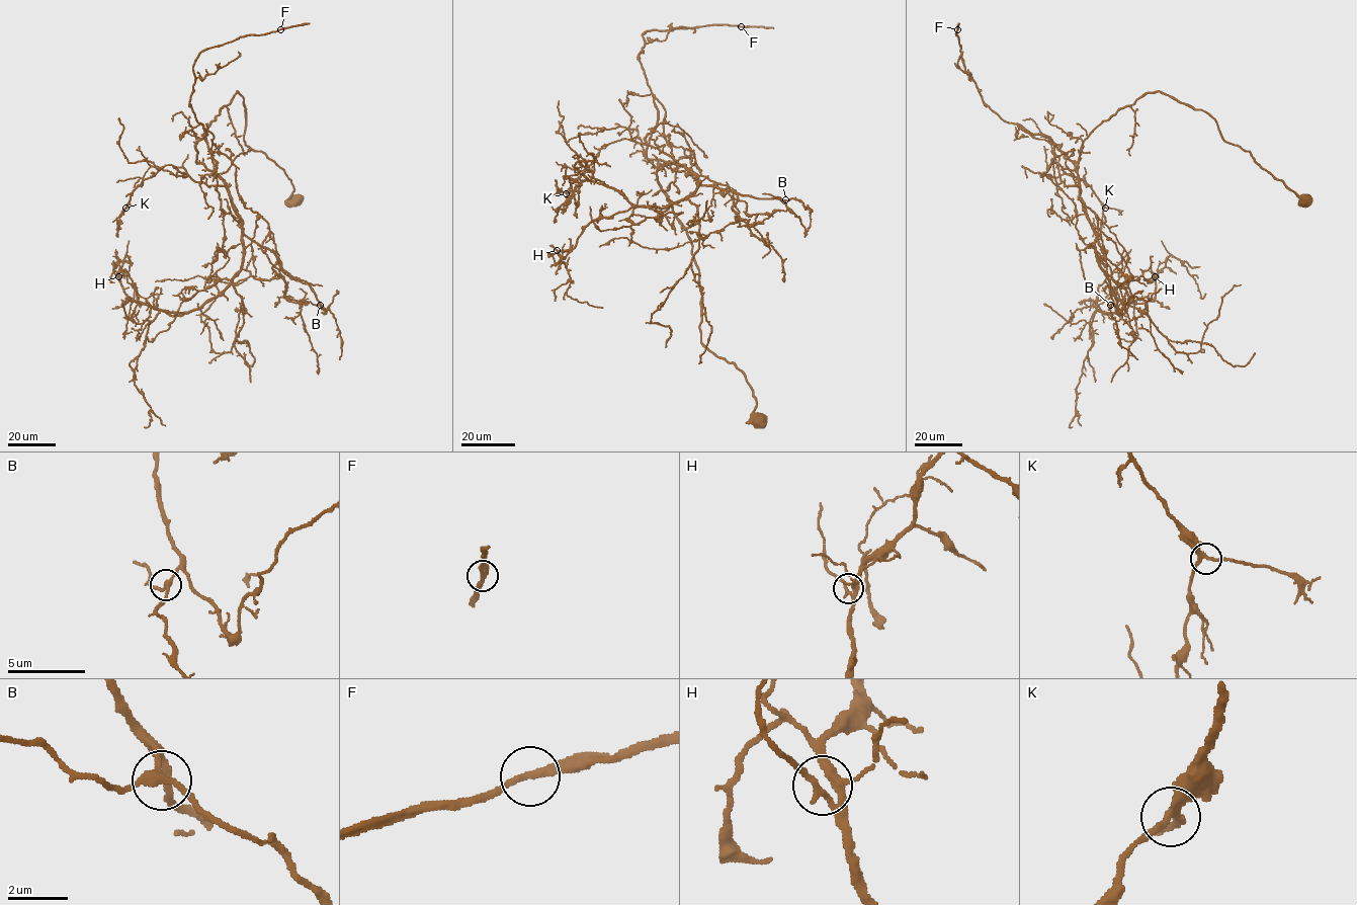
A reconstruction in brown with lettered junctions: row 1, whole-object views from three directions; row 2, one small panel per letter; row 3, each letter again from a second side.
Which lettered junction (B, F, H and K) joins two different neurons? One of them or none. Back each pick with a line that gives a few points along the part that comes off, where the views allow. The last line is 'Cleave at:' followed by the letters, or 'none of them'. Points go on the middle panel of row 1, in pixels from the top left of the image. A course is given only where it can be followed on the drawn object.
Cleave at: none of them

